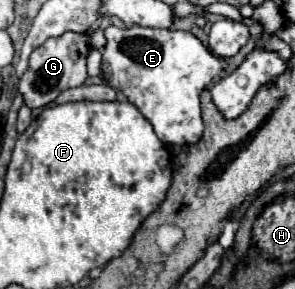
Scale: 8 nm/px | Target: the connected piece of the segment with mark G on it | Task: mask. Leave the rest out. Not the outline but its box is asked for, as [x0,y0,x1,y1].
[18,32,88,108]

